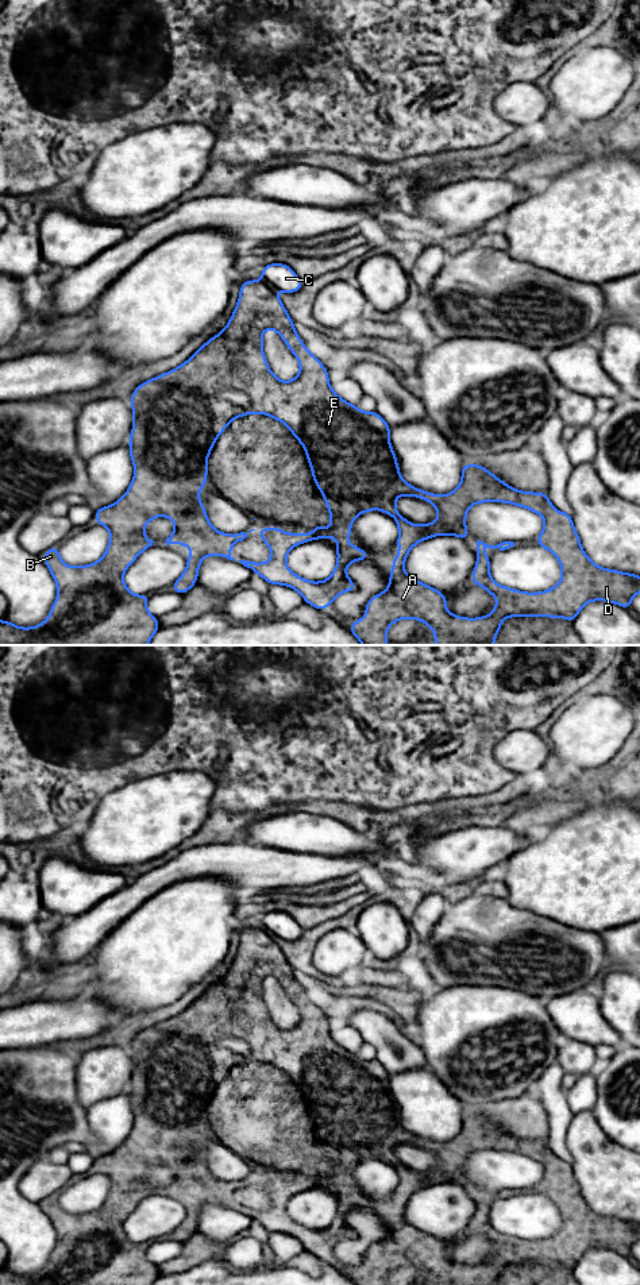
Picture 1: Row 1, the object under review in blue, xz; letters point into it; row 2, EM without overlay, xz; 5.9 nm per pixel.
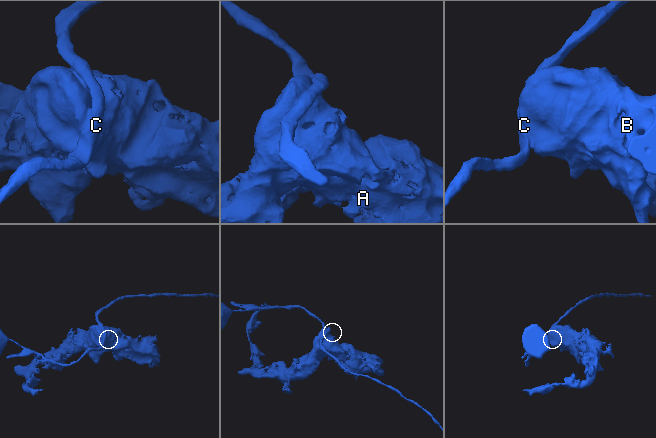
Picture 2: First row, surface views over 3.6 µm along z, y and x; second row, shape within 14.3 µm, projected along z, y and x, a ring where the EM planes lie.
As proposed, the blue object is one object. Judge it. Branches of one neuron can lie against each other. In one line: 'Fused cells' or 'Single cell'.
Fused cells

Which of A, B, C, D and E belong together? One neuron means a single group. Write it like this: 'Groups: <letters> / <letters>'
Groups: A B D E / C

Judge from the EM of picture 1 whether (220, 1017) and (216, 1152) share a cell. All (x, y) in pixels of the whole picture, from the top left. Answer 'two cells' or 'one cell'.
two cells

